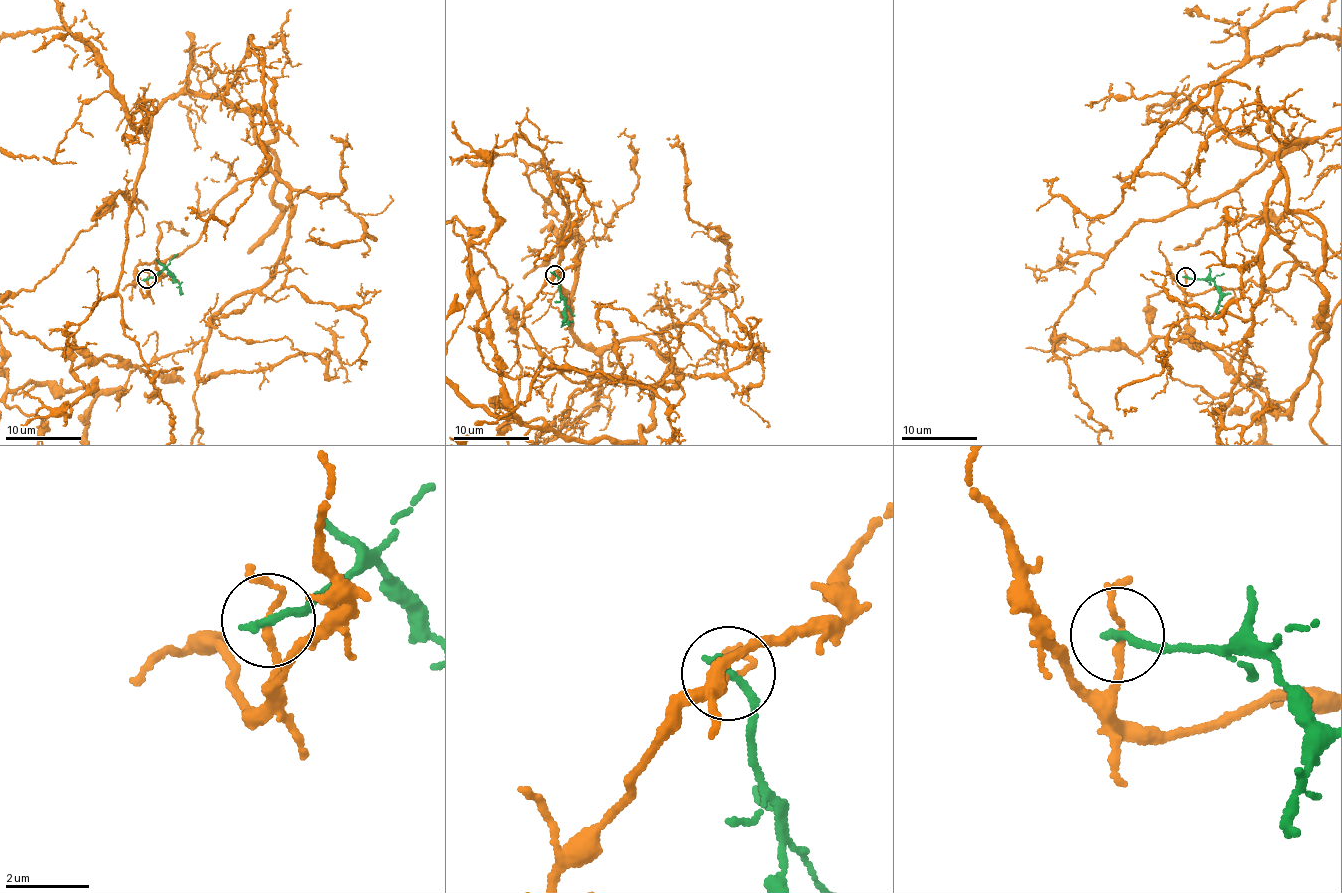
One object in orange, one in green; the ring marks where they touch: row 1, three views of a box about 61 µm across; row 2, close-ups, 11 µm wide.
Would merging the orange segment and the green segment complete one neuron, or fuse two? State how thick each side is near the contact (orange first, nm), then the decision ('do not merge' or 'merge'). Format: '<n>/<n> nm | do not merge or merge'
140/220 nm | do not merge

